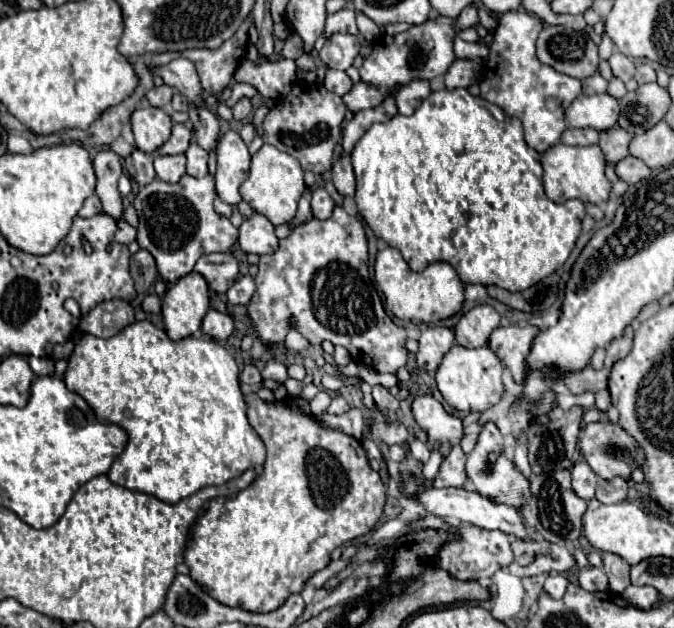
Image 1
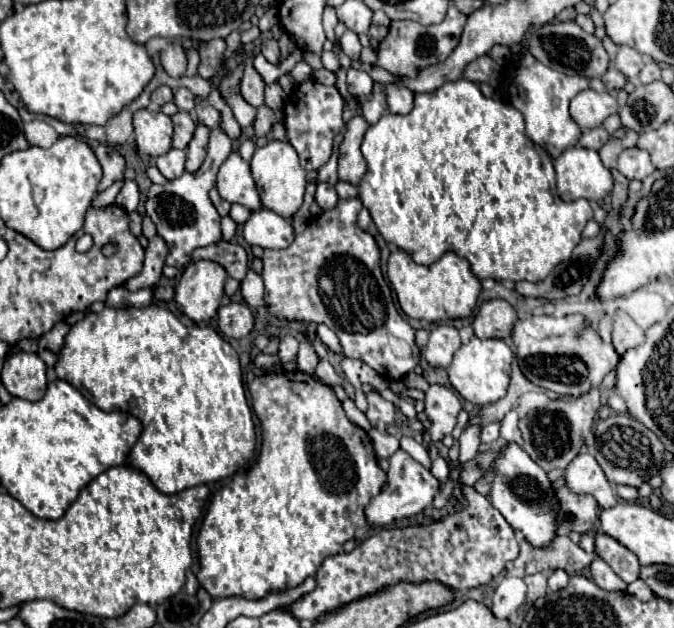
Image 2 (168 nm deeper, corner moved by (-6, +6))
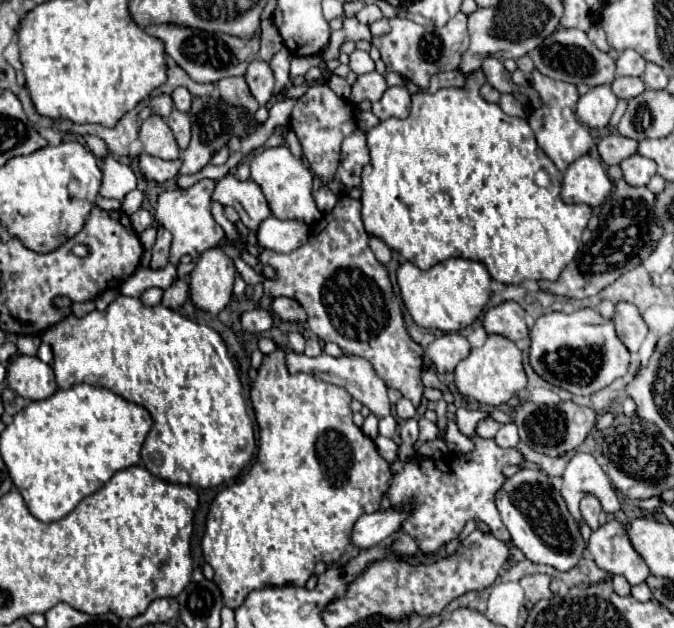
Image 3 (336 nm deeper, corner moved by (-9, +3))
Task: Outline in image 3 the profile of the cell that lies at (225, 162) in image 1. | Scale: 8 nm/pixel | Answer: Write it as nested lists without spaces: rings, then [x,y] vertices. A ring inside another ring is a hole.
[[[226,175],[220,181],[216,181],[216,189],[212,193],[214,201],[220,201],[222,205],[230,205],[238,211],[242,223],[250,229],[256,231],[258,225],[270,217],[270,207],[268,201],[262,193],[262,189],[254,181],[240,181],[236,175]]]

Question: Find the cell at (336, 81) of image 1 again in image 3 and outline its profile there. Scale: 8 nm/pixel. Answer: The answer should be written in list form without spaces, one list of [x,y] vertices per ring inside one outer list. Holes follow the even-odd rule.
[[[378,71],[364,73],[364,75],[358,75],[356,83],[352,85],[350,101],[352,103],[360,103],[360,101],[368,99],[368,101],[374,103],[374,101],[378,101],[382,97],[384,91],[386,91],[386,81]]]

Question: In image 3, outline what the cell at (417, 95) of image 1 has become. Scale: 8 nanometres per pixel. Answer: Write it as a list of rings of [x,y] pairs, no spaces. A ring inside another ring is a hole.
[[[388,87],[382,99],[372,103],[372,111],[382,121],[388,117],[406,119],[410,113],[410,93],[406,91],[406,87]]]

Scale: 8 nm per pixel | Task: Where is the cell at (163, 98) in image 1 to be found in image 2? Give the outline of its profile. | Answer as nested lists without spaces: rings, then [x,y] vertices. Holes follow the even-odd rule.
[[[159,86],[159,88],[151,94],[151,102],[157,104],[157,106],[163,106],[163,104],[167,104],[167,102],[171,102],[171,100],[173,100],[173,92],[171,92],[169,86]]]

